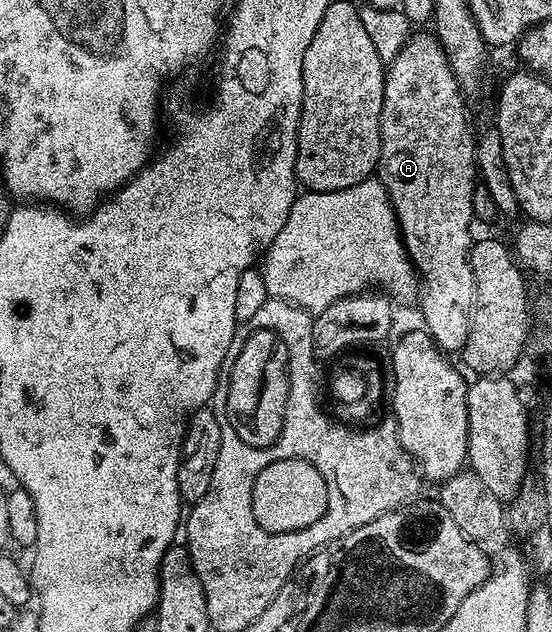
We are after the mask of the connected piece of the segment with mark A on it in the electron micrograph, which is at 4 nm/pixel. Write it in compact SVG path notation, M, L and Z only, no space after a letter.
M409 33L408 43L394 56L392 62L387 63L384 71L384 99L382 100L382 120L380 121L380 165L378 177L386 188L388 199L392 202L392 210L396 213L398 225L405 239L407 253L418 271L420 282L420 314L424 317L423 329L432 335L436 345L445 352L463 351L468 335L468 326L472 323L472 308L476 305L476 285L474 284L474 272L468 263L472 255L474 235L471 234L474 227L473 194L478 185L478 171L476 169L476 138L472 134L472 126L468 123L468 110L464 107L466 96L461 90L454 72L450 68L450 60L442 48L442 44L436 38L435 33L416 34Z

